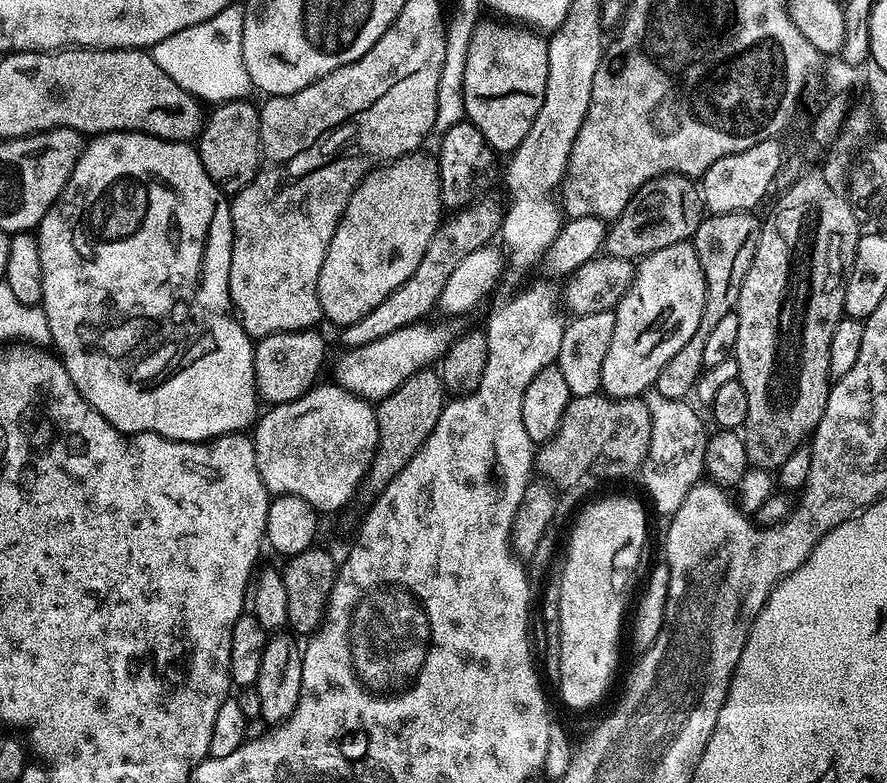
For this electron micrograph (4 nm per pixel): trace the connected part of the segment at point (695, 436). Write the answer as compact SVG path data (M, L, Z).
M655 390L646 392L644 401L650 410L651 442L640 478L646 481L646 490L657 512L671 516L682 506L693 485L699 483L703 477L708 430L687 401L663 398Z

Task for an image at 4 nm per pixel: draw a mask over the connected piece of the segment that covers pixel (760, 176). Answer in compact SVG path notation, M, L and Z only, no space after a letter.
M779 139L763 140L750 150L718 158L710 170L706 170L699 185L698 192L704 195L704 204L712 214L730 214L731 212L752 212L764 200L768 191L773 191L776 175L786 159L786 152L780 149Z

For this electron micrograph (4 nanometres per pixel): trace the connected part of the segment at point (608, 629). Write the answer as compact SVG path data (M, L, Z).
M604 496L593 504L585 503L575 513L576 525L572 528L572 537L568 540L568 557L564 560L564 572L559 573L562 582L562 602L560 603L560 700L568 708L592 708L608 692L612 684L612 675L616 672L616 663L620 660L620 627L624 624L624 607L628 604L628 587L632 584L632 575L644 556L644 543L648 540L648 516L644 508L632 496Z

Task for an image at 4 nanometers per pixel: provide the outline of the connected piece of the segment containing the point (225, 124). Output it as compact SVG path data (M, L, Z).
M241 98L238 100L226 100L215 105L216 108L213 112L209 111L207 113L204 127L201 128L200 134L198 137L198 151L200 157L202 158L202 166L206 166L206 174L210 174L210 178L213 182L219 186L221 192L225 194L235 194L237 192L241 192L243 188L248 185L252 179L256 176L256 172L260 169L260 110L259 107L254 103L251 104L251 99Z

